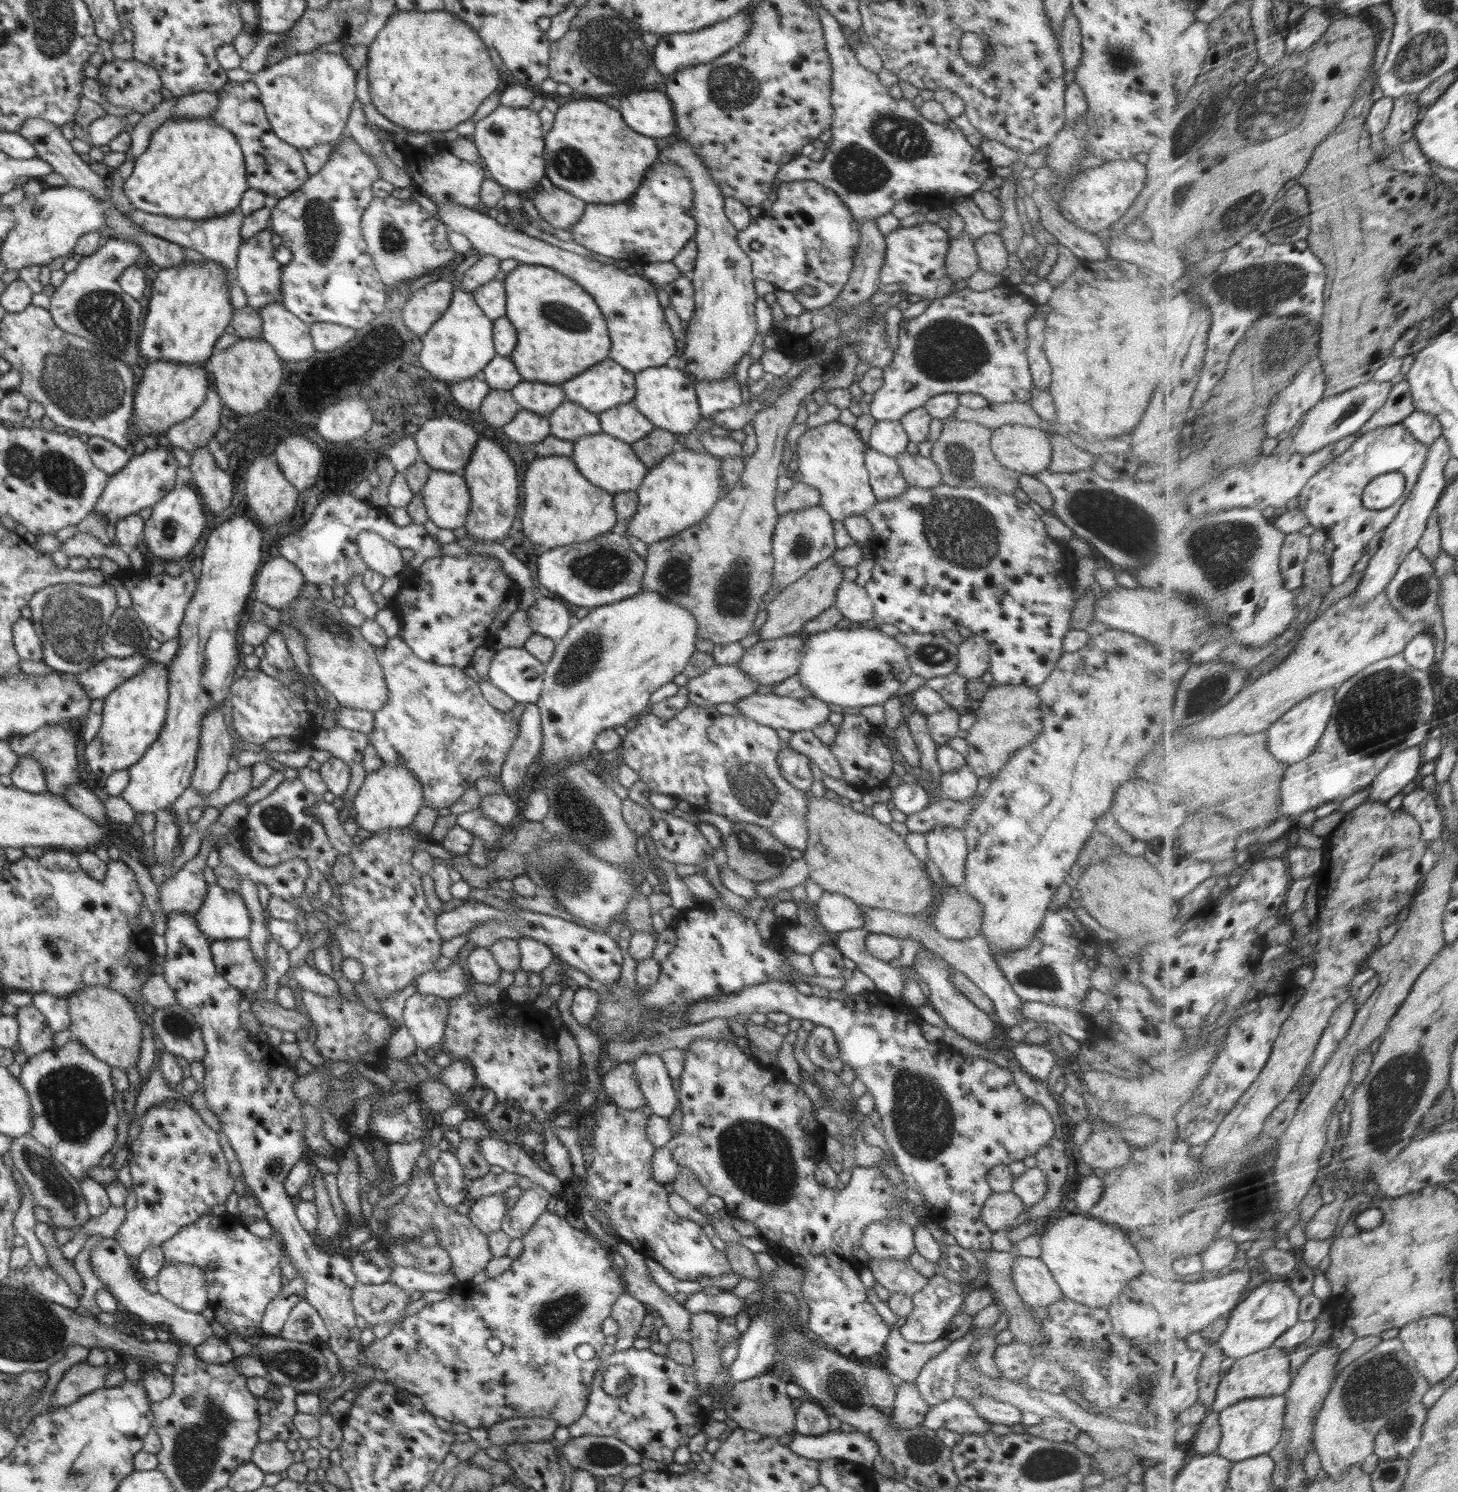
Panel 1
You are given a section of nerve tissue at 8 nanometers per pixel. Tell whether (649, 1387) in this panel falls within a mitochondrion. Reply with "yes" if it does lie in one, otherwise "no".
no

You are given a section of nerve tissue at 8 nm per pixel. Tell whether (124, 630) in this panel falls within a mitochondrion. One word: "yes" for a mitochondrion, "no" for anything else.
yes

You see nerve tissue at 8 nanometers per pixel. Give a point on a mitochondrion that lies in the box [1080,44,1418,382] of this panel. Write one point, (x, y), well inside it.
(1280, 106)

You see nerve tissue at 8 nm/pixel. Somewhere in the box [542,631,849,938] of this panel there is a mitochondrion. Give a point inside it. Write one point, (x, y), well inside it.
(576, 809)

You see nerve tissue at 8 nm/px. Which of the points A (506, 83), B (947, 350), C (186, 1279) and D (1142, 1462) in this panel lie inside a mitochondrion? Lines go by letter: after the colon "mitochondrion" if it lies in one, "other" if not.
A: other
B: mitochondrion
C: mitochondrion
D: other

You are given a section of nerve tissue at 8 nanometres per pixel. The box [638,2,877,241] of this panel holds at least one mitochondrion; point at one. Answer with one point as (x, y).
(736, 87)

